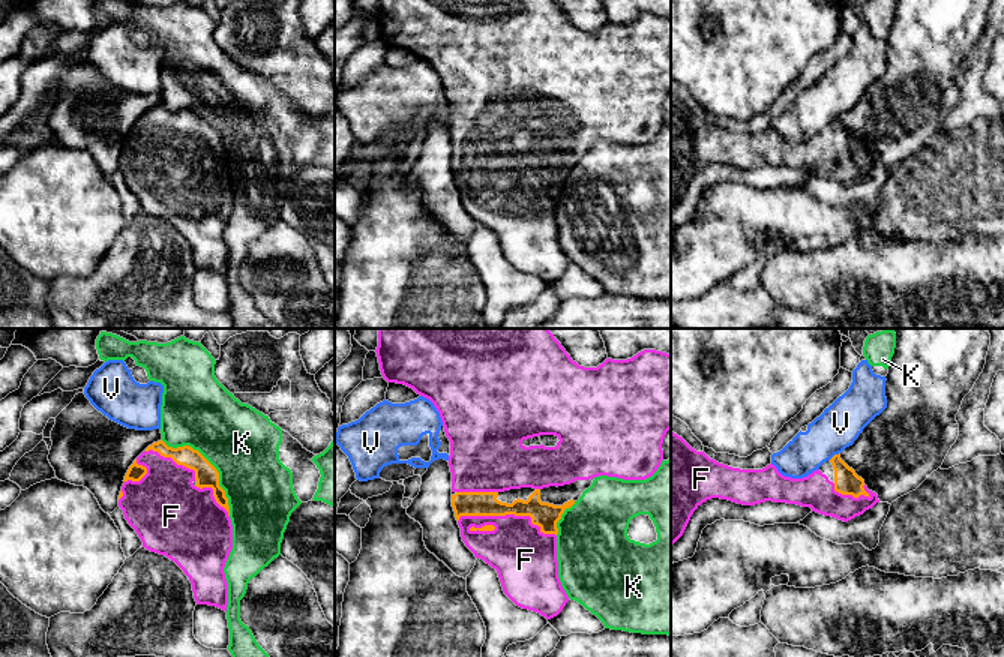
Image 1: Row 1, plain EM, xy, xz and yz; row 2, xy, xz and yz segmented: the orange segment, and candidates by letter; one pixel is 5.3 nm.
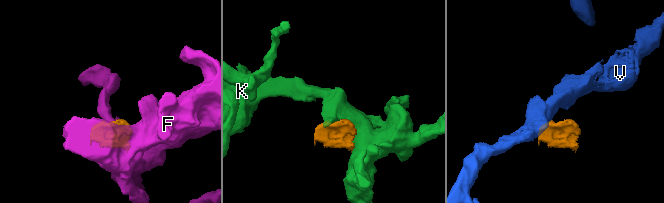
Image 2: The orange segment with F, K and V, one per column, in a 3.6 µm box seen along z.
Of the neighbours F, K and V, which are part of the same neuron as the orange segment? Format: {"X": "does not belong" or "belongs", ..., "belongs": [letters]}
{"F": "belongs", "K": "does not belong", "V": "does not belong", "belongs": ["F"]}

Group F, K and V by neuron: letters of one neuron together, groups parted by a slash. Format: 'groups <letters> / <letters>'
groups F / K / V

